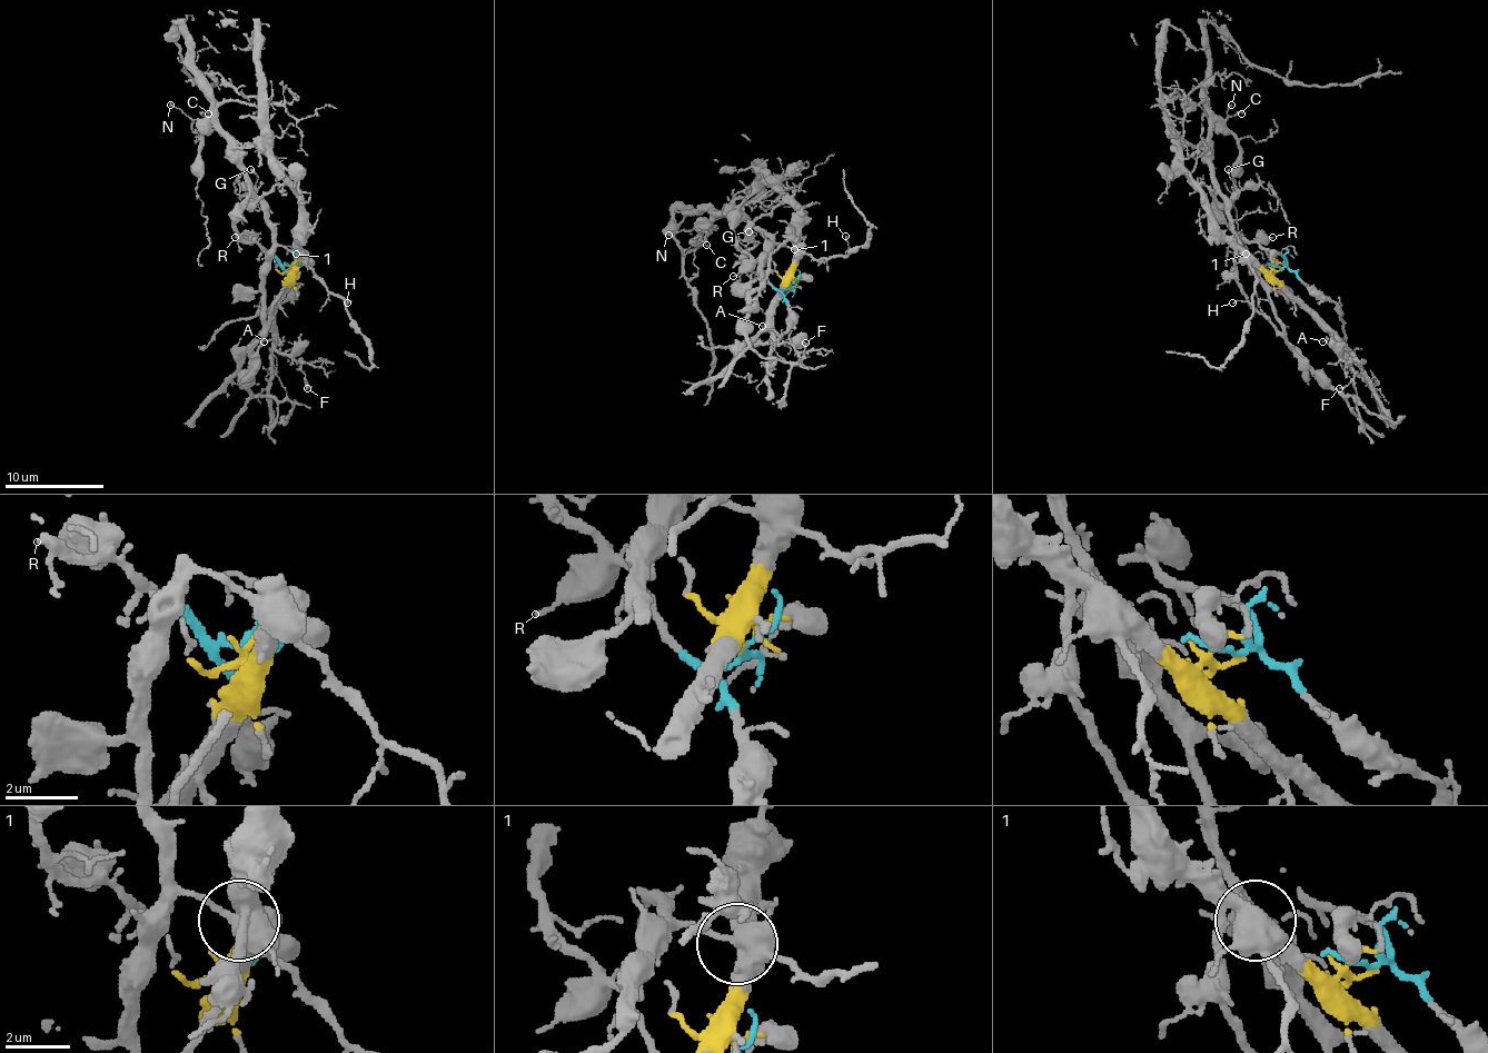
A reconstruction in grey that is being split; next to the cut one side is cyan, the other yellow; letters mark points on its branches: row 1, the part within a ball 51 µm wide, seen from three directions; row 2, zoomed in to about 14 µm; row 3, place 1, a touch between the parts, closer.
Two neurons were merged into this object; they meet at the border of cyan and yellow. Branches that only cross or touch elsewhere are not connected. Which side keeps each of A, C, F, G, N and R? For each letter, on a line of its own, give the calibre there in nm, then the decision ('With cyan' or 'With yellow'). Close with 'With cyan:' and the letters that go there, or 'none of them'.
A: Thickness 110 nm. With yellow
C: Thickness 140 nm. With cyan
F: Thickness 130 nm. With yellow
G: Thickness 120 nm. With yellow
N: Thickness 130 nm. With cyan
R: Thickness 150 nm. With cyan
With cyan: C, N, R

